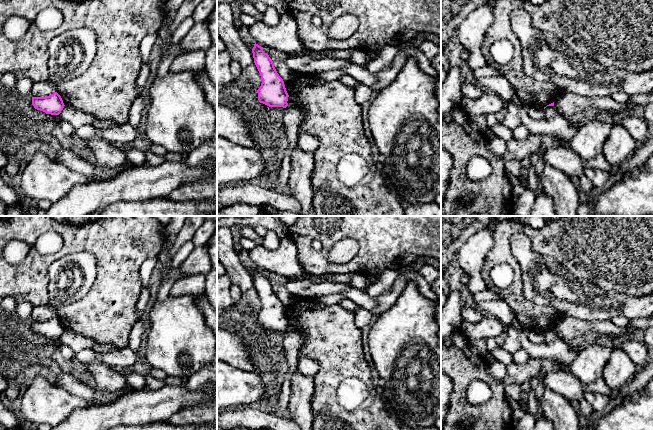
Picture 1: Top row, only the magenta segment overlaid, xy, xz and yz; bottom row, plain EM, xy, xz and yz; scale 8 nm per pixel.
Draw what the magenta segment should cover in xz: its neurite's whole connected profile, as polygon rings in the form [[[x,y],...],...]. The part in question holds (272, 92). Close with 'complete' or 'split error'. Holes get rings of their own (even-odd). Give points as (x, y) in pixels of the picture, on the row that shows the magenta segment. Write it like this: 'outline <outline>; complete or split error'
outline [[[254,44],[252,49],[254,63],[260,73],[262,83],[257,90],[258,100],[269,107],[288,106],[288,93],[286,91],[284,81],[277,73],[274,63],[267,53],[263,51],[263,47]]]; complete

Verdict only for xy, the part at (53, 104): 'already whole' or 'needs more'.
already whole

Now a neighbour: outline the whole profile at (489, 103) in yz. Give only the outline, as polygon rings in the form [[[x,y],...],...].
[[[485,92],[478,99],[463,98],[460,106],[470,116],[496,114],[503,108],[503,100],[494,92]]]

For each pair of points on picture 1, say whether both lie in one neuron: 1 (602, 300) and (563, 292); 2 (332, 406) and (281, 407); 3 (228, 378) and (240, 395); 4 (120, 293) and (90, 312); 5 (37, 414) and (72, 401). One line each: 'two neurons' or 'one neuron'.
1: one neuron
2: two neurons
3: one neuron
4: one neuron
5: one neuron

